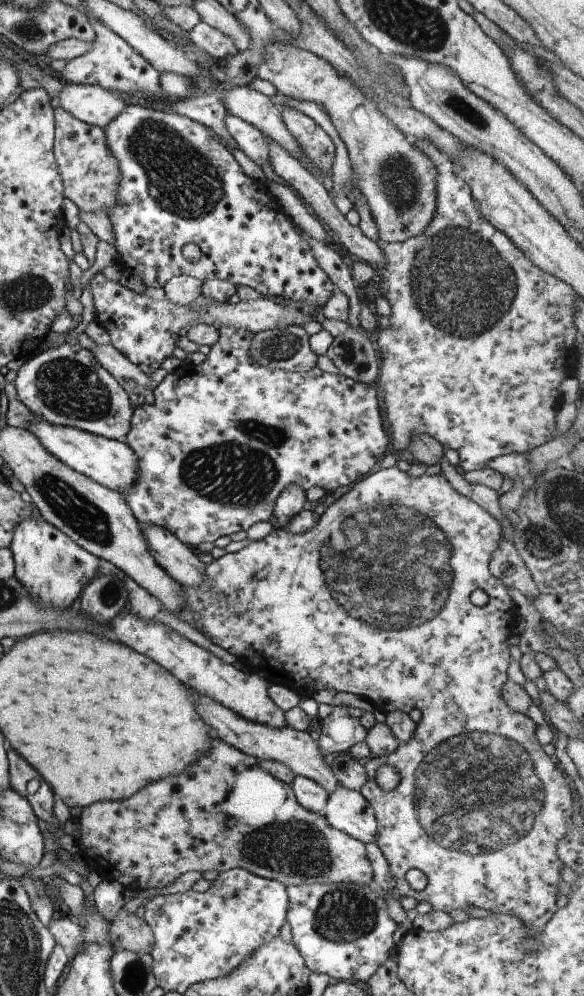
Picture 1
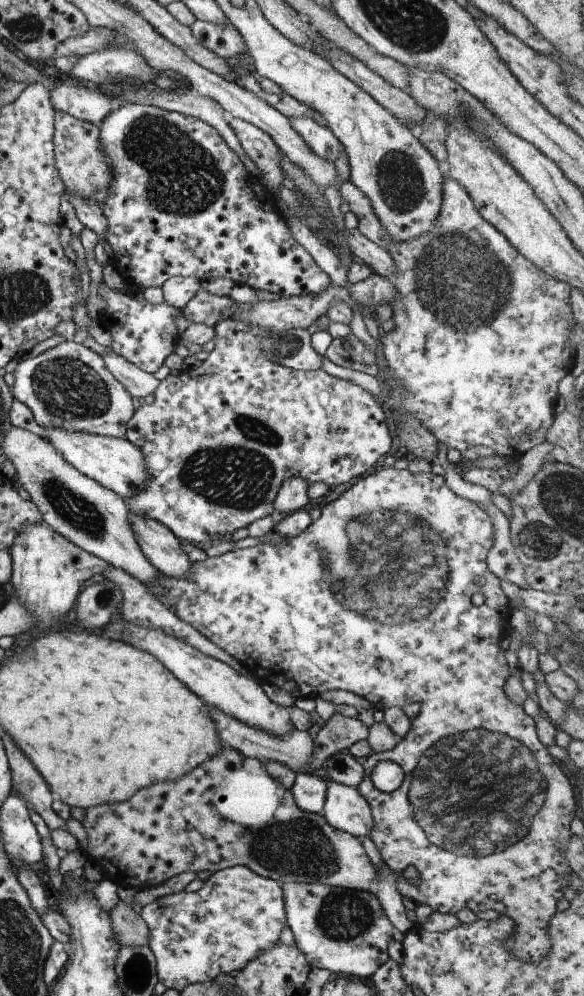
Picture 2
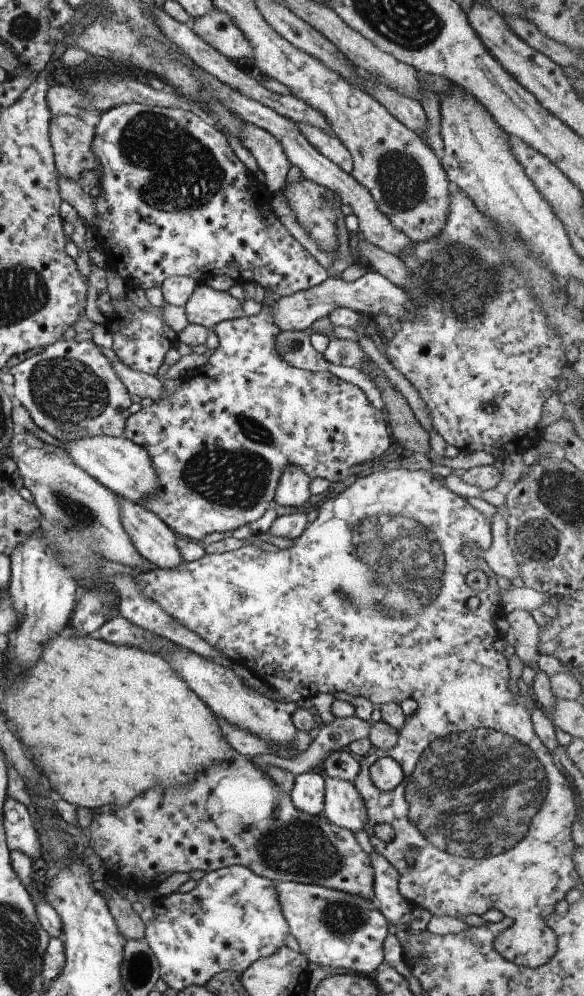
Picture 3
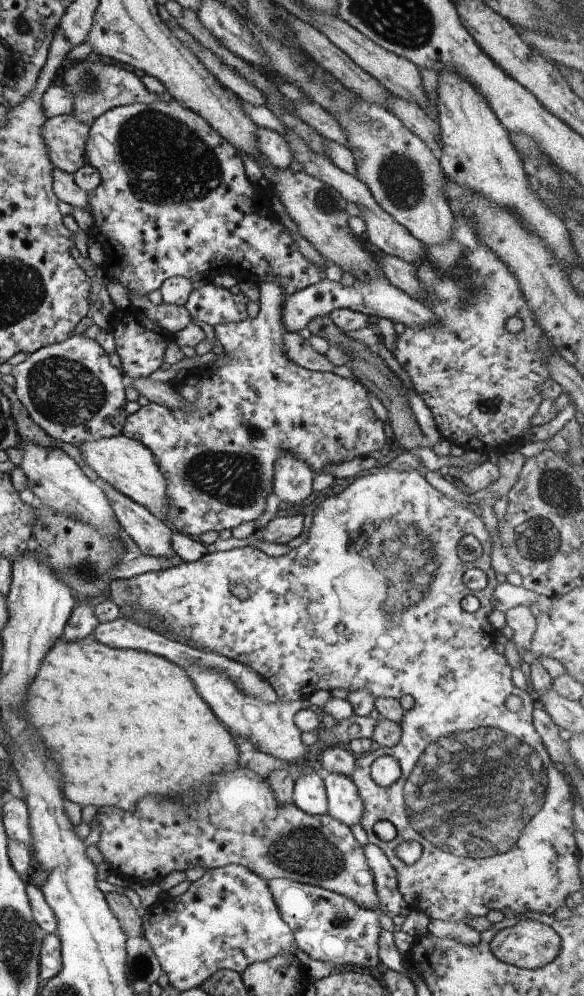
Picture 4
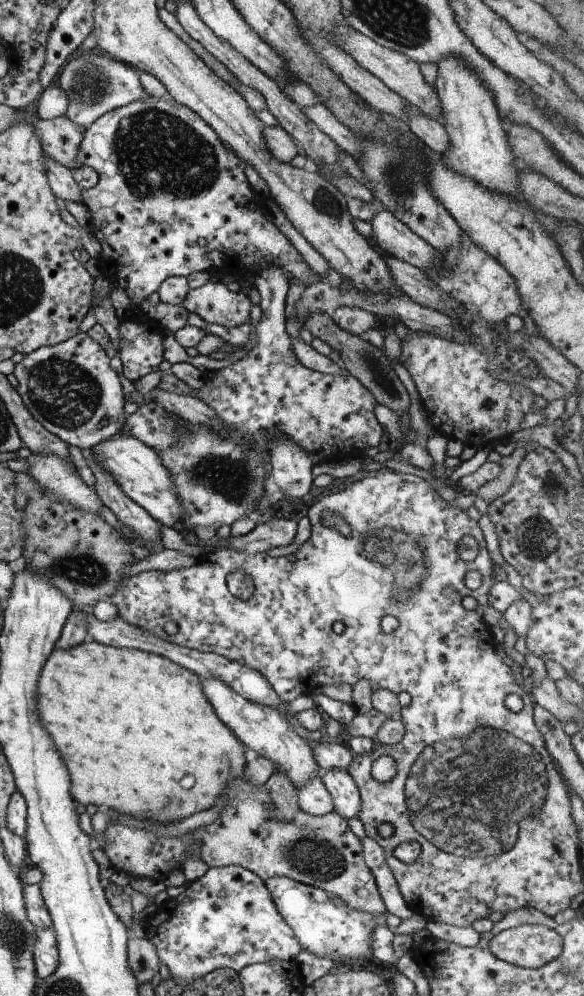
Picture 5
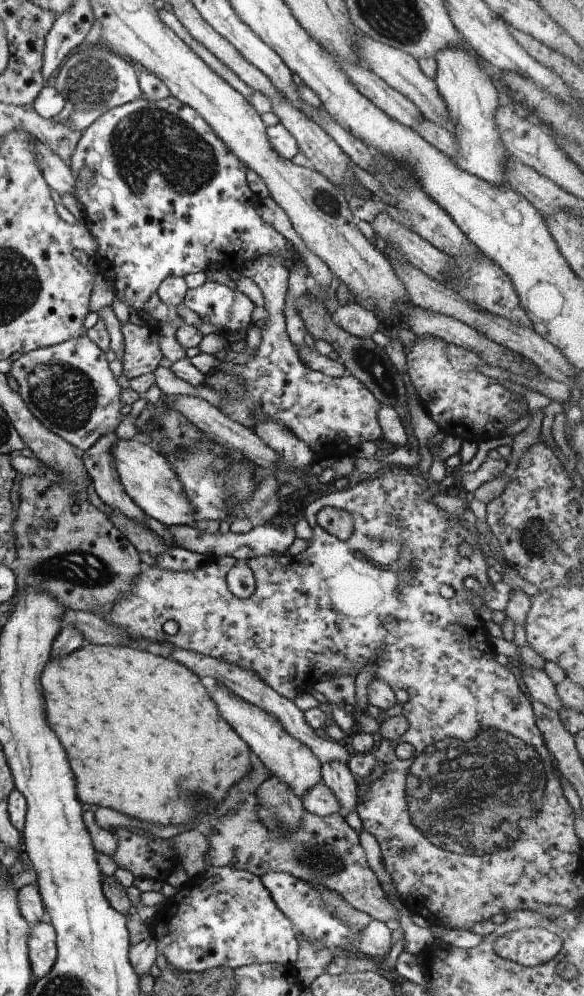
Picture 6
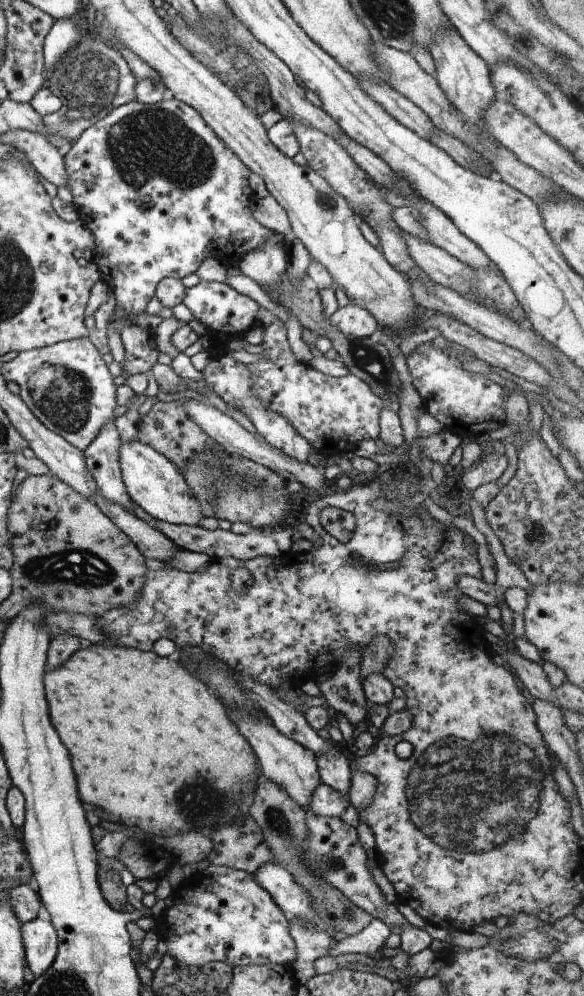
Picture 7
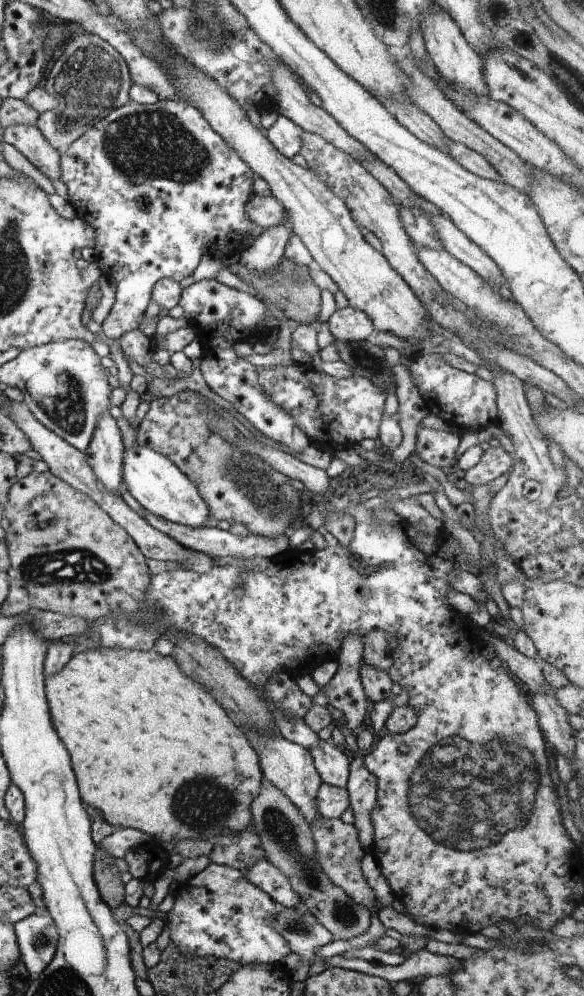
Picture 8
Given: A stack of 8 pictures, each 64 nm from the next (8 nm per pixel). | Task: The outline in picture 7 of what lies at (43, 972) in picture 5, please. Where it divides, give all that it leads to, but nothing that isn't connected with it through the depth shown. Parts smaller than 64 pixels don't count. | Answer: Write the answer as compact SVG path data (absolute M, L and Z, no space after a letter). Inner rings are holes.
M38 916L21 923L20 934L24 944L24 958L30 978L38 977L46 972L57 954L57 932L49 920Z

